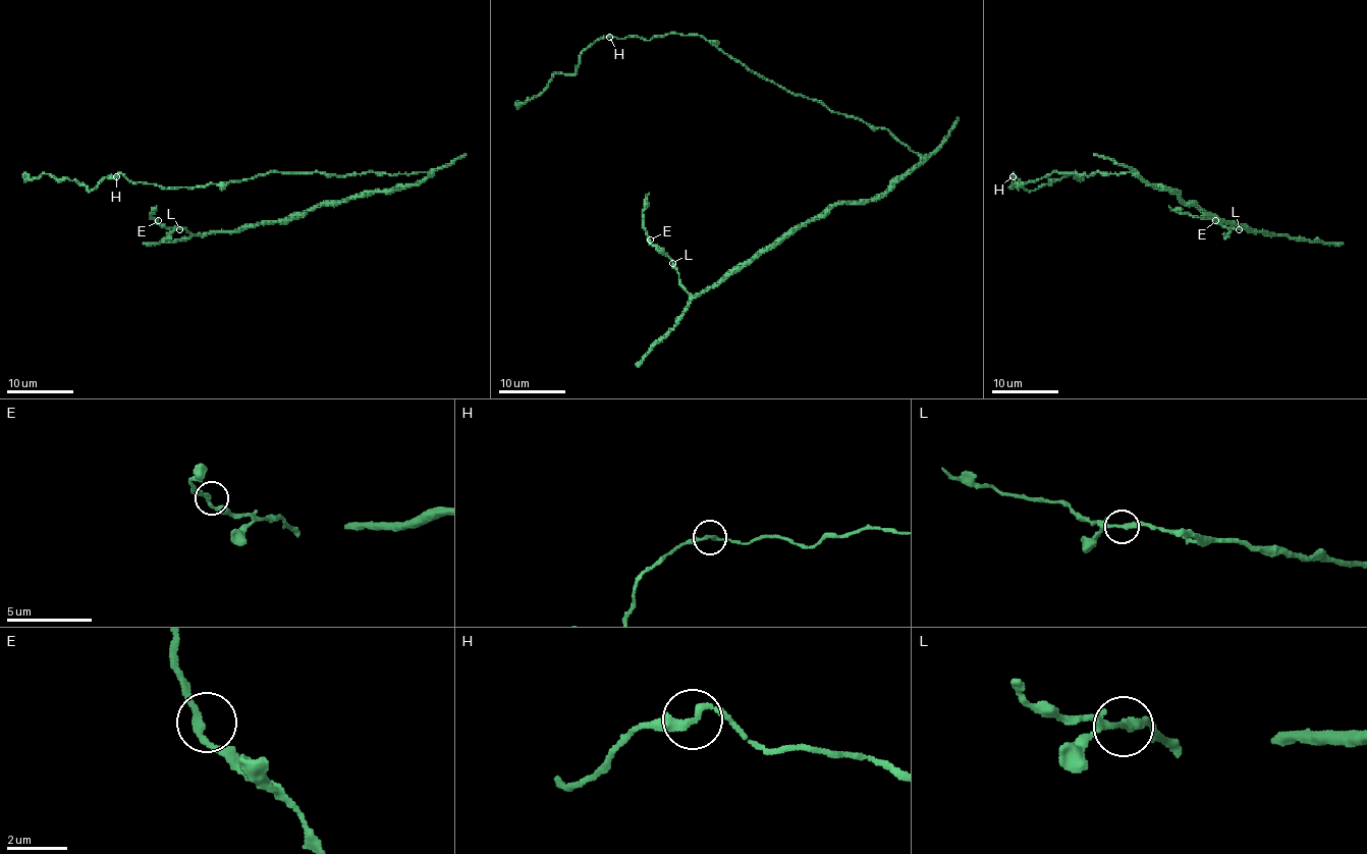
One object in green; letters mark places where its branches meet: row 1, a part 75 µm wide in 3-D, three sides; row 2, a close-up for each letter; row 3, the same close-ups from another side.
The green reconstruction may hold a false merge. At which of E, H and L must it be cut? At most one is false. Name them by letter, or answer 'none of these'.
H

